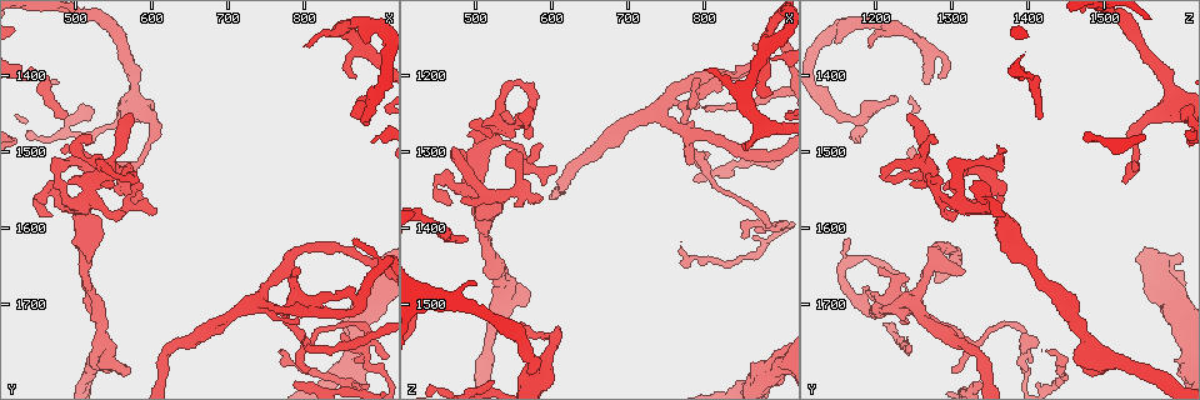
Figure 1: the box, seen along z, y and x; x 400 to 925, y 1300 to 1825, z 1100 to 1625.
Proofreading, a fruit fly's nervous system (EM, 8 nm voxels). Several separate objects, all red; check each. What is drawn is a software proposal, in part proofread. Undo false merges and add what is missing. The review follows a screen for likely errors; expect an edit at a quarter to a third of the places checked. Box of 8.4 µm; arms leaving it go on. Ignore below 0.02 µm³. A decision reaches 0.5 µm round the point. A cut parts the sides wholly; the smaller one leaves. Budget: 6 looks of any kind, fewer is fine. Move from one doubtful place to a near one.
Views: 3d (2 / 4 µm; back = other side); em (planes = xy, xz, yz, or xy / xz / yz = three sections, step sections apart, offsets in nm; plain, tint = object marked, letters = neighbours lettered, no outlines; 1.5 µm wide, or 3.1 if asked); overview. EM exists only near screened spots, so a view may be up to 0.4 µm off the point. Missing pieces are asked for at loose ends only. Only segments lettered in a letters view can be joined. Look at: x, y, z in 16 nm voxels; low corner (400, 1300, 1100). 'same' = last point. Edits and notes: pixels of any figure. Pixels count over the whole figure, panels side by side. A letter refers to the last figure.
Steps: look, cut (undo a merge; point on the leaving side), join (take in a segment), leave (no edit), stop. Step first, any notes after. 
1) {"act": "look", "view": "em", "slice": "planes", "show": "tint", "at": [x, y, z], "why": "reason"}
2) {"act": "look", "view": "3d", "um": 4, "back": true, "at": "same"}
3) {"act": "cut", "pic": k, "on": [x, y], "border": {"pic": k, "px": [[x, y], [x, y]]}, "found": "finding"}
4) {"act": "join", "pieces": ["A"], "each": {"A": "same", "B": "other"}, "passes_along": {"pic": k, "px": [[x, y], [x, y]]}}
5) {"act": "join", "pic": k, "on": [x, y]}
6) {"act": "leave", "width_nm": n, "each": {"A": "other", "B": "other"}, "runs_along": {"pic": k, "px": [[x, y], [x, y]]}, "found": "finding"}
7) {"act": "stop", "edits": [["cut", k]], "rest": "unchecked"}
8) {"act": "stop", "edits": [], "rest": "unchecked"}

{"act": "look", "view": "3d", "um": 2, "at": [560, 1530, 1210], "why": "sharp bend"}

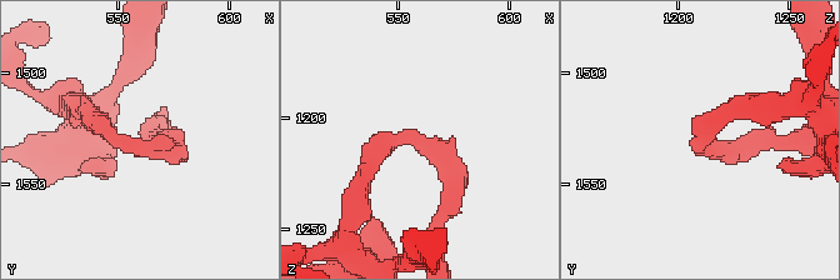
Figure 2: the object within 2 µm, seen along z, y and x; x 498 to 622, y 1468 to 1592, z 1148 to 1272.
{"act": "look", "view": "em", "slice": "xy", "step": 4, "show": "tint", "at": [562, 1532, 1209], "why": "shape alone is not enough"}

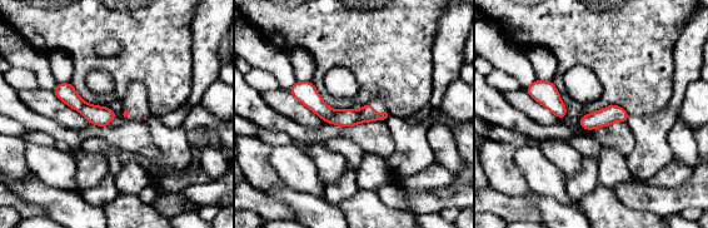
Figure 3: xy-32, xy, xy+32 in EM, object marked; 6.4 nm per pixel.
{"act": "look", "view": "em", "slice": "planes", "show": "letters", "at": "same", "why": "another direction"}

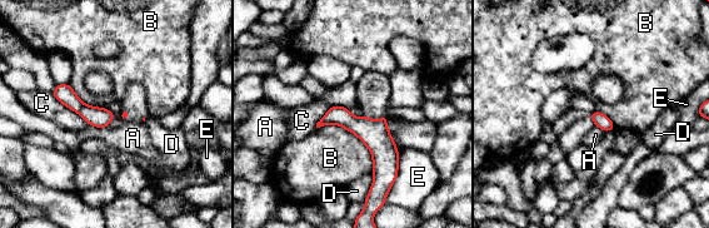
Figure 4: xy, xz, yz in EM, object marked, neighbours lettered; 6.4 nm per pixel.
{"act": "leave", "width_nm": 90, "each": {"A": "other", "B": "other", "C": "other", "D": "other", "E": "other"}, "runs_along": {"pic": 4, "px": [[333, 109], [380, 148], [379, 187]]}, "found": "continuous, no second cell"}

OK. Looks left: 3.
{"act": "look", "view": "3d", "um": 2, "at": [790, 1650, 1205], "why": "thin end"}

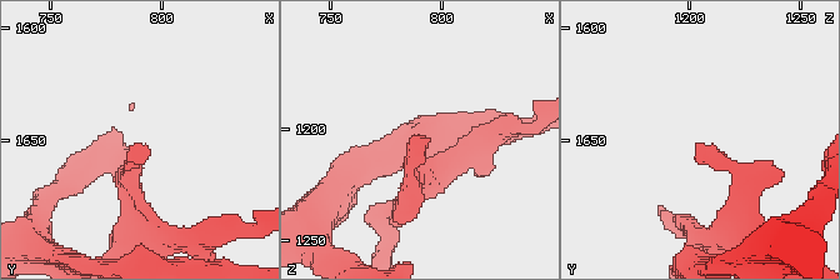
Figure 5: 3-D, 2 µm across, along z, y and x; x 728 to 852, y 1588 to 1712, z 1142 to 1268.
{"act": "look", "view": "em", "slice": "planes", "show": "plain", "at": [788, 1653, 1203], "why": "need the tissue"}

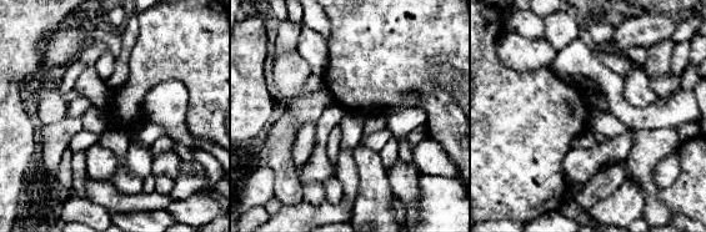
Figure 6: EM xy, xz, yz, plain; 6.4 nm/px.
{"act": "look", "view": "em", "slice": "planes", "show": "letters", "at": "same"}

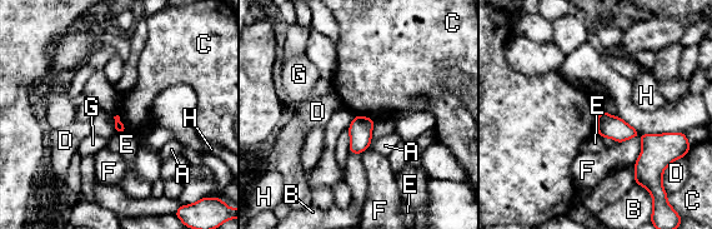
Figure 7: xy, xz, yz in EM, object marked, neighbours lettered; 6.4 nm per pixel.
{"act": "leave", "each": {"A": "other", "B": "other", "C": "other", "D": "other", "E": "other", "F": "other", "G": "other", "H": "other"}, "runs_along": {"pic": 7, "px": [[600, 118], [646, 139], [671, 137]]}, "found": "none of them fits"}

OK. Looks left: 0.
{"act": "stop", "edits": [], "rest": "unchecked"}

